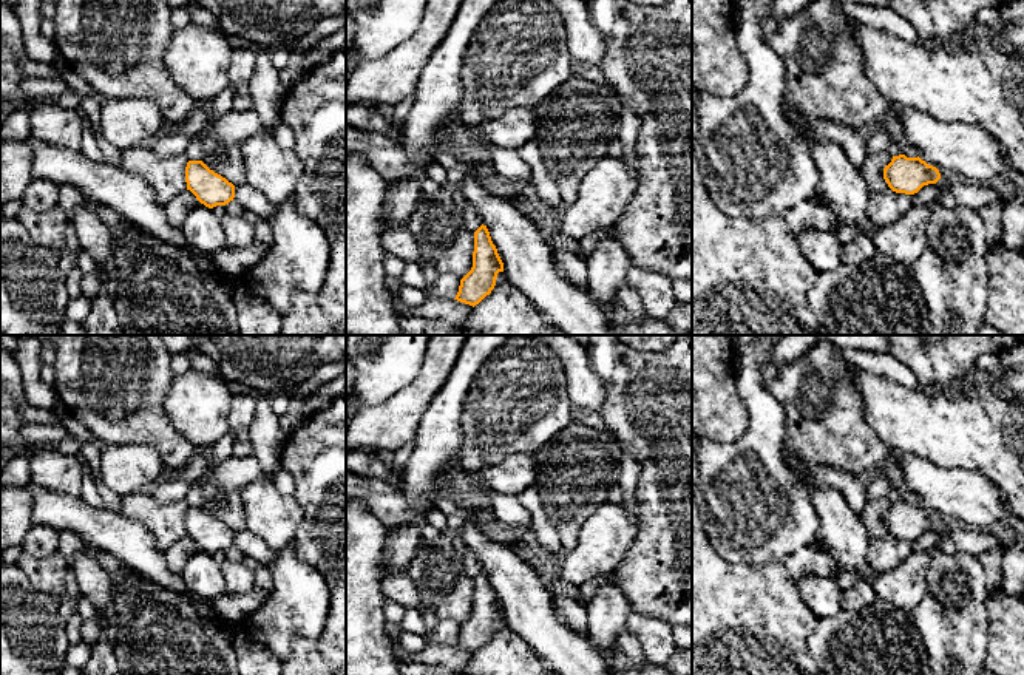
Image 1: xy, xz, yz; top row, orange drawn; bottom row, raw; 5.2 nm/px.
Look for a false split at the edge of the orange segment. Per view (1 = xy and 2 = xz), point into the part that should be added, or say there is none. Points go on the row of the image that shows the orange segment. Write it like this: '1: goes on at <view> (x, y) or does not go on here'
1: does not go on here
2: does not go on here

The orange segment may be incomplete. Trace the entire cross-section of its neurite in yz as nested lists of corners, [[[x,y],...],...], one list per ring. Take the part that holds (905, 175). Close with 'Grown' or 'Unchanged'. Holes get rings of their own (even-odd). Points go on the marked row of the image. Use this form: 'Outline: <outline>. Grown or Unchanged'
Outline: [[[899,154],[893,156],[891,162],[885,165],[883,179],[893,192],[914,195],[924,185],[936,184],[941,179],[941,173],[919,156],[907,158]]]. Unchanged

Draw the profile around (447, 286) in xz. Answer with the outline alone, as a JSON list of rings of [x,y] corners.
[[[451,273],[439,275],[436,283],[425,289],[425,295],[431,300],[454,300],[459,292],[460,280],[460,276]]]

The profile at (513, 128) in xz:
[[[514,107],[504,111],[499,117],[480,125],[483,134],[494,147],[519,150],[536,134],[534,110]]]

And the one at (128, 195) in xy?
[[[34,137],[28,142],[32,150],[32,178],[73,184],[86,199],[113,209],[158,243],[179,250],[188,247],[181,229],[168,222],[164,205],[144,178],[91,161],[80,150],[49,145]]]

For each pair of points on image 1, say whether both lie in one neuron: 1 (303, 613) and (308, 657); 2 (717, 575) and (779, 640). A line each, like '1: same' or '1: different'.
1: different
2: same

